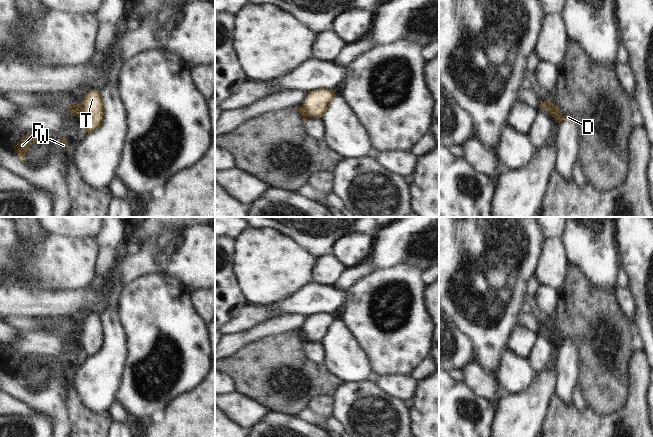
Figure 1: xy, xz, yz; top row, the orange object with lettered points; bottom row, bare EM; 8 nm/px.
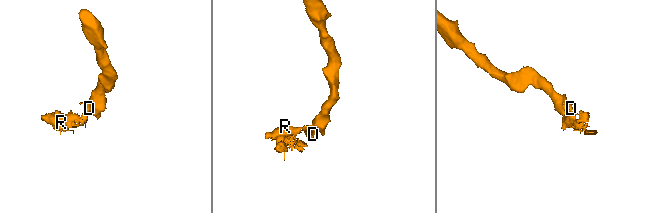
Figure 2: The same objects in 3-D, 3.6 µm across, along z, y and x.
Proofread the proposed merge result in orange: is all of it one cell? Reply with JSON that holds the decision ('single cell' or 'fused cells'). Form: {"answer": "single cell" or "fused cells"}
{"answer": "fused cells"}

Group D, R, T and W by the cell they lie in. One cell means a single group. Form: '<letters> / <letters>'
D R W / T

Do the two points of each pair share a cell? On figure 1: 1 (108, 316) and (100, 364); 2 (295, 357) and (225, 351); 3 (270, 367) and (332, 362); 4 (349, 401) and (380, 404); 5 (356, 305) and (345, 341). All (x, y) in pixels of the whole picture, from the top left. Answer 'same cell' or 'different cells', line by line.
1: same cell
2: different cells
3: different cells
4: same cell
5: different cells

